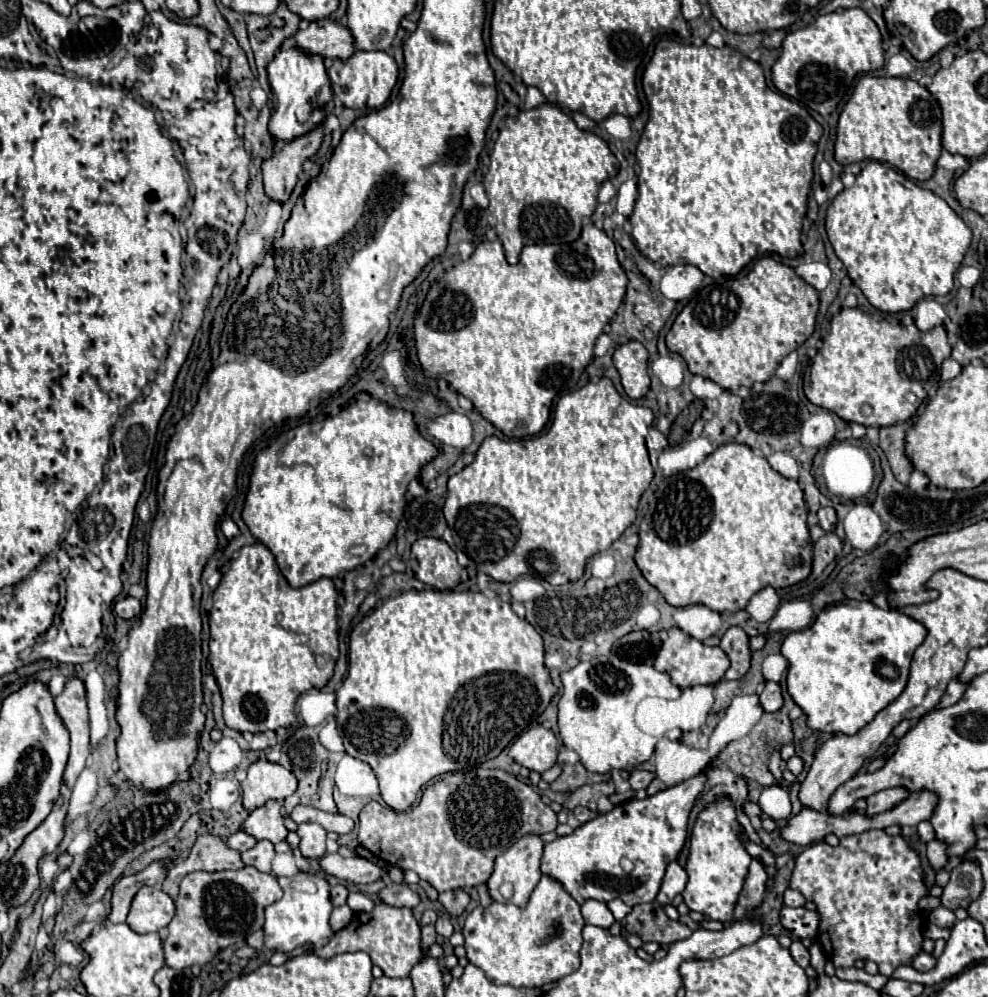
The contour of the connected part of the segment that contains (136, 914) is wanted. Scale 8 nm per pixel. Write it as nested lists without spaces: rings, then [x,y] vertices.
[[[142,886],[132,900],[126,924],[138,934],[160,932],[170,924],[174,912],[174,900],[168,898],[168,894],[152,886]]]

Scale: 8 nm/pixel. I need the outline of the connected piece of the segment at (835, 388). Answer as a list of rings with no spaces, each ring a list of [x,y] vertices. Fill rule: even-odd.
[[[842,308],[830,322],[830,334],[824,338],[816,362],[812,358],[812,366],[804,378],[804,394],[814,406],[838,414],[844,422],[876,428],[900,424],[940,384],[940,364],[948,356],[950,344],[944,326],[920,332],[914,324],[904,326],[886,319],[874,320],[858,308]]]

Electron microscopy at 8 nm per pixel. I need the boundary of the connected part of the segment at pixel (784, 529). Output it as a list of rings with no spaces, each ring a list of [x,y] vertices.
[[[730,442],[730,444],[722,444],[718,446],[702,464],[698,464],[696,468],[692,470],[686,470],[686,472],[680,472],[676,476],[670,476],[670,478],[664,478],[662,484],[650,492],[650,494],[644,494],[642,498],[642,516],[640,516],[640,544],[636,548],[636,554],[634,554],[634,562],[638,564],[642,576],[654,586],[660,590],[660,594],[664,596],[664,600],[670,604],[670,606],[692,606],[692,604],[704,604],[706,608],[710,610],[716,610],[716,612],[738,612],[742,610],[748,600],[762,588],[766,586],[774,586],[774,588],[784,588],[784,586],[792,586],[792,584],[798,584],[802,582],[810,570],[812,570],[812,546],[810,546],[810,534],[808,534],[808,524],[806,524],[806,504],[802,500],[802,488],[796,480],[788,480],[784,478],[782,474],[778,474],[776,470],[770,468],[770,464],[766,462],[764,456],[752,452],[748,446],[744,444],[736,444],[736,442]]]

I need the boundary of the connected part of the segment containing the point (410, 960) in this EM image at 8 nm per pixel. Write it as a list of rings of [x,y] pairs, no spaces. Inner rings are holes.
[[[378,902],[372,912],[354,914],[350,924],[346,928],[342,928],[340,932],[336,932],[324,948],[315,948],[310,943],[306,943],[303,947],[312,948],[322,958],[330,958],[330,956],[342,954],[342,952],[360,952],[362,950],[370,956],[374,966],[382,968],[384,976],[388,976],[388,978],[406,978],[410,974],[410,970],[422,958],[420,926],[418,926],[416,918],[412,916],[412,910],[384,906],[382,902]]]

